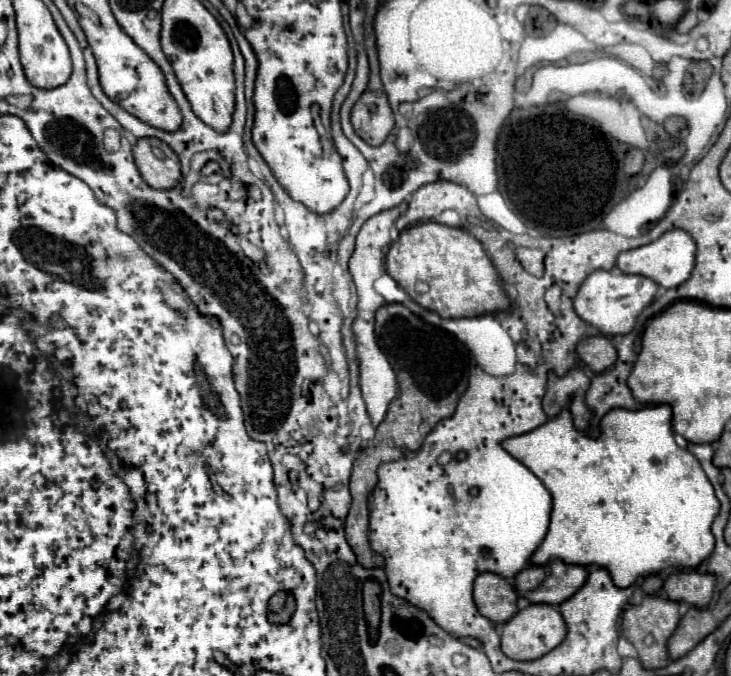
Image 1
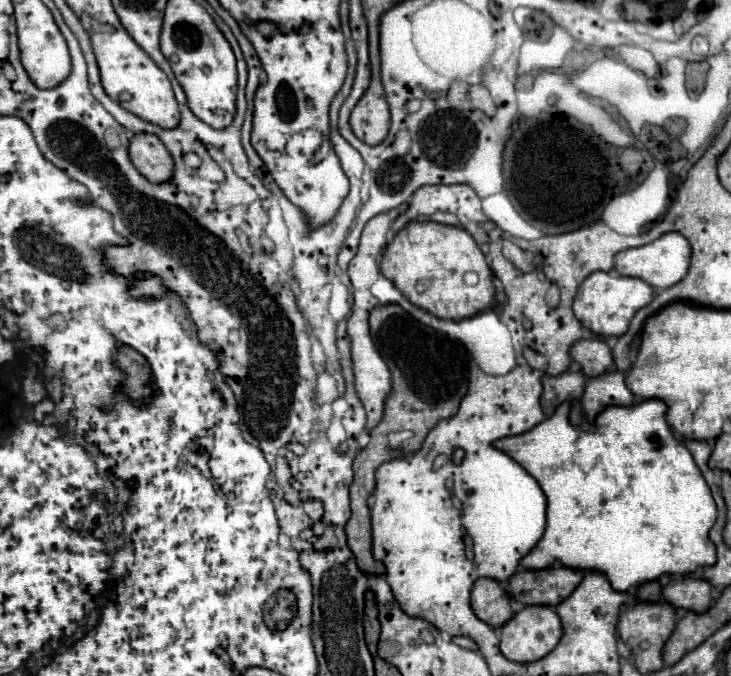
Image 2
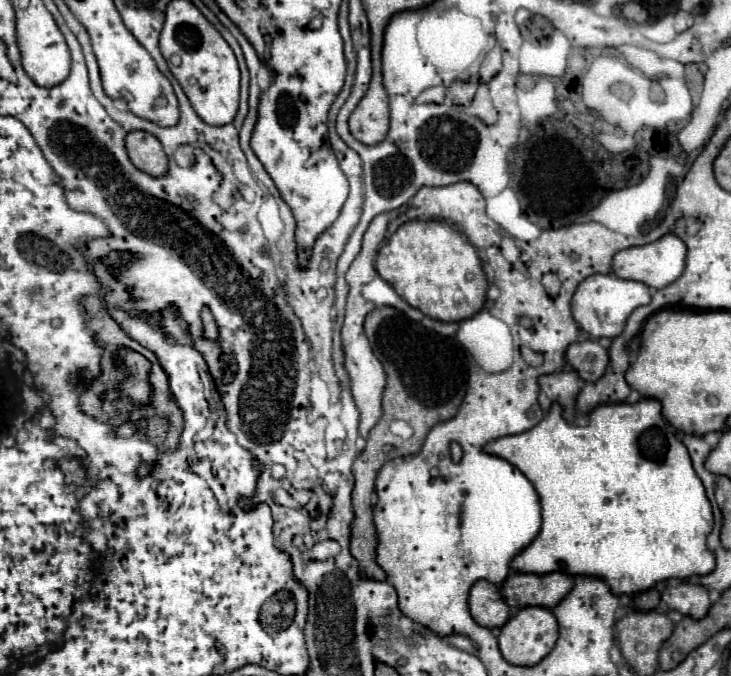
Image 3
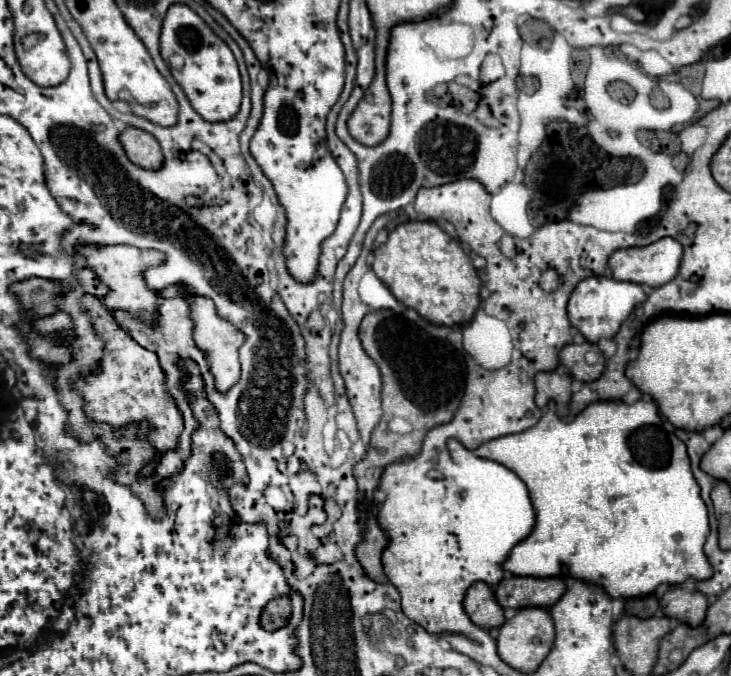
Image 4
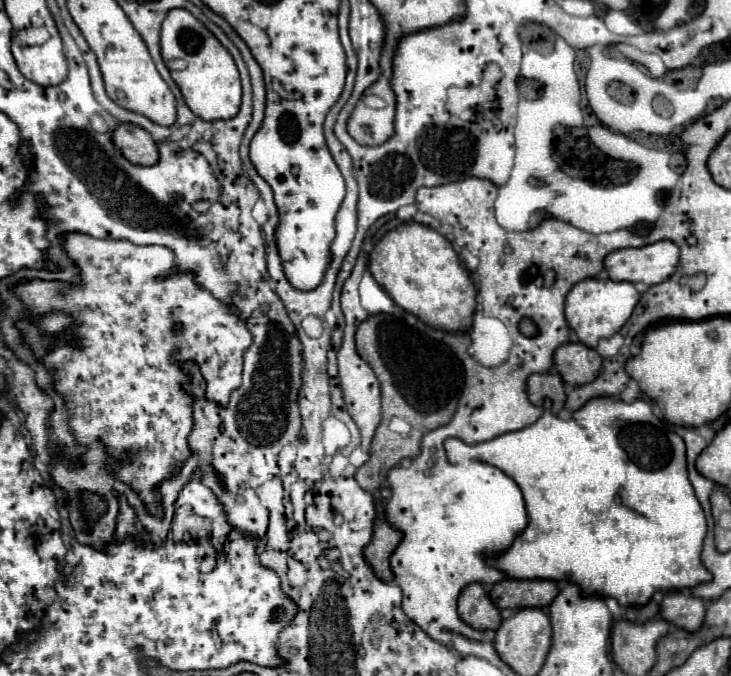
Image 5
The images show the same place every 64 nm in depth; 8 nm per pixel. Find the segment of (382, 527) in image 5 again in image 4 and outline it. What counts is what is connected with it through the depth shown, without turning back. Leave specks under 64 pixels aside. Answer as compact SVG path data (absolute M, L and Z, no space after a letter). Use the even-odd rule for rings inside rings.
M366 504L366 506L368 506L368 514L364 518L366 528L364 528L364 534L362 534L362 542L356 546L356 558L374 582L384 584L384 582L388 582L388 578L382 570L380 556L382 556L382 550L388 544L388 540L386 540L384 530L376 522L374 508L370 508L370 504Z

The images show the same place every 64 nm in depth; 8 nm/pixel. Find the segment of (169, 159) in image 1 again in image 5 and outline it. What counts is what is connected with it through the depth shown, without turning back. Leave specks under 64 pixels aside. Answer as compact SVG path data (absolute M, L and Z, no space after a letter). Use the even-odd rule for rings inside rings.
M120 124L114 130L114 144L132 164L154 166L158 162L158 146L154 138L140 126Z

